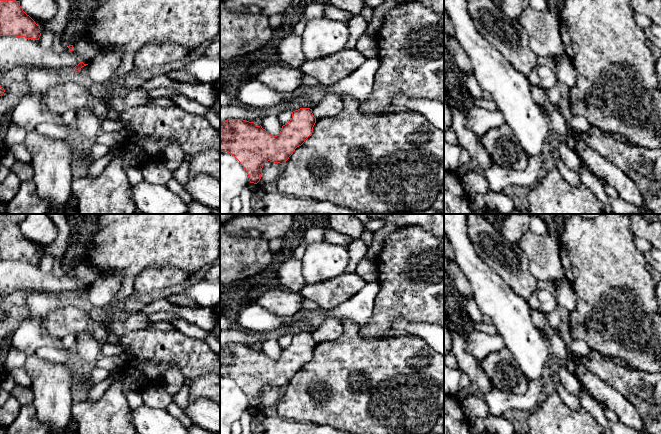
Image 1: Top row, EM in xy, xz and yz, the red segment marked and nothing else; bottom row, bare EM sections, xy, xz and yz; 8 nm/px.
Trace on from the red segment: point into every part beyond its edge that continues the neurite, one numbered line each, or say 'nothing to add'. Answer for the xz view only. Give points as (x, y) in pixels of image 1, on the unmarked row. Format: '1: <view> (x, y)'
nothing to add

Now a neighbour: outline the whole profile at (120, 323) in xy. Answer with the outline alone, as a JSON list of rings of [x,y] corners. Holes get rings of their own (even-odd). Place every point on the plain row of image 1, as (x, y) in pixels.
[[[113,308],[113,311],[105,316],[108,322],[109,333],[123,336],[131,331],[144,330],[150,321],[148,315],[138,311],[121,311]]]

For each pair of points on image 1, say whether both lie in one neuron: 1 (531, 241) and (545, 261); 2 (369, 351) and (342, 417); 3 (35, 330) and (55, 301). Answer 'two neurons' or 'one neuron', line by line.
1: one neuron
2: one neuron
3: one neuron

